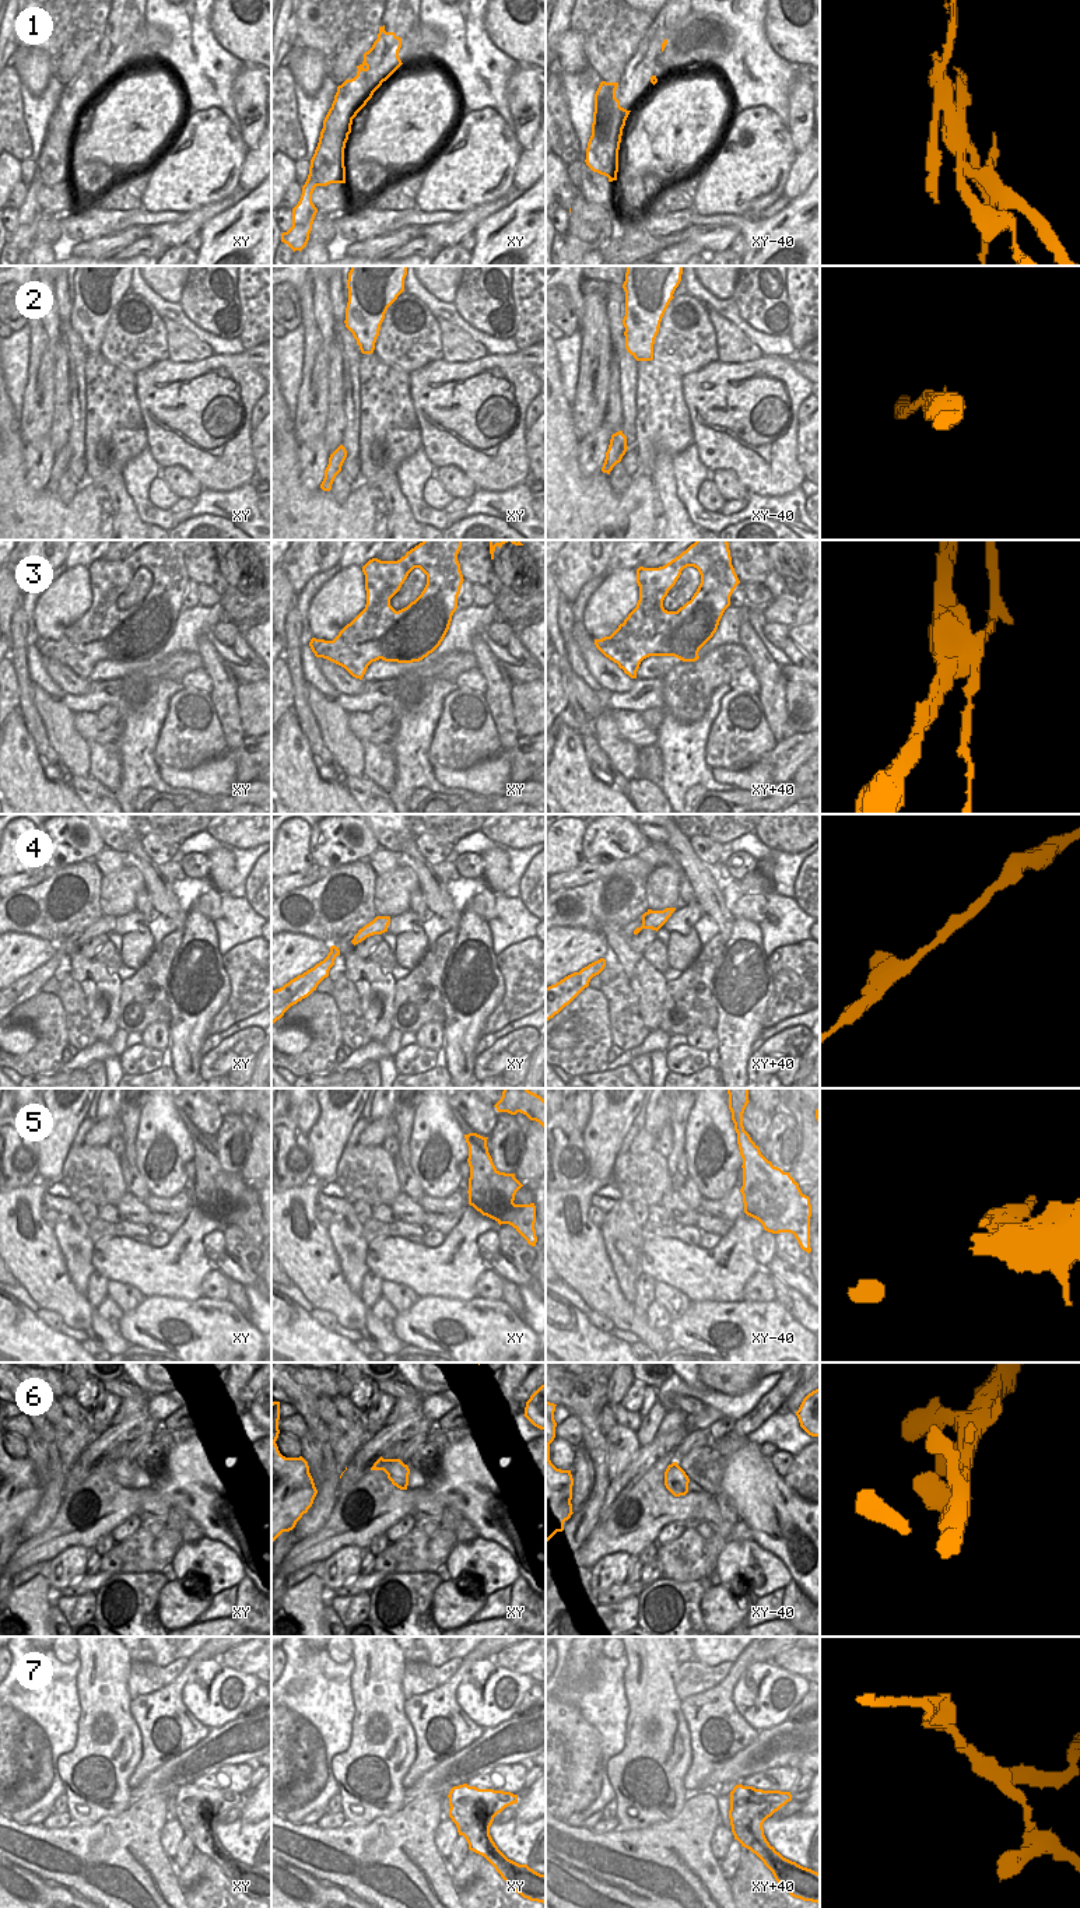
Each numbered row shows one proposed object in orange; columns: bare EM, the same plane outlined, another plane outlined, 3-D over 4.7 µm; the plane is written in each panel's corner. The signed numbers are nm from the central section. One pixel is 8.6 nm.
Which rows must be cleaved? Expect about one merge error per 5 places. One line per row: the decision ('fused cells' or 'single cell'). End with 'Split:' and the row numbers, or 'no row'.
1: fused cells
2: single cell
3: fused cells
4: single cell
5: fused cells
6: single cell
7: single cell
Split: 1, 3, 5

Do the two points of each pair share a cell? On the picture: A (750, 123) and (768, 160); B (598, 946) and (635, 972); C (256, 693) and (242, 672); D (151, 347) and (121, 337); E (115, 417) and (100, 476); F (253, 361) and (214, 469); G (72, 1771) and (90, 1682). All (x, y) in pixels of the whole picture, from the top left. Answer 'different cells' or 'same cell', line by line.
A: same cell
B: different cells
C: different cells
D: same cell
E: same cell
F: same cell
G: same cell

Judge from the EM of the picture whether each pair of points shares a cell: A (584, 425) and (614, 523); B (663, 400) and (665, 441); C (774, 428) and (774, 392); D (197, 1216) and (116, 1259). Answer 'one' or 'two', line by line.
A: two
B: one
C: one
D: one

